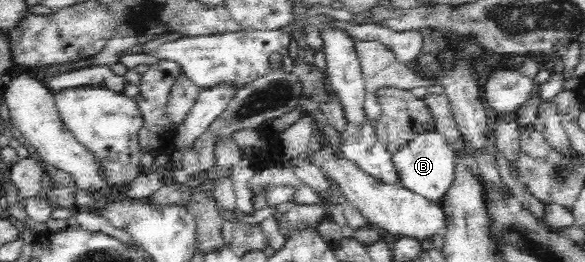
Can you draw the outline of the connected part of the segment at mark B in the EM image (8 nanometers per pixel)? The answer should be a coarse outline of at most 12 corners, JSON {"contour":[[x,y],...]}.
{"contour":[[429,128],[393,155],[400,185],[439,203],[455,178],[447,138]]}

